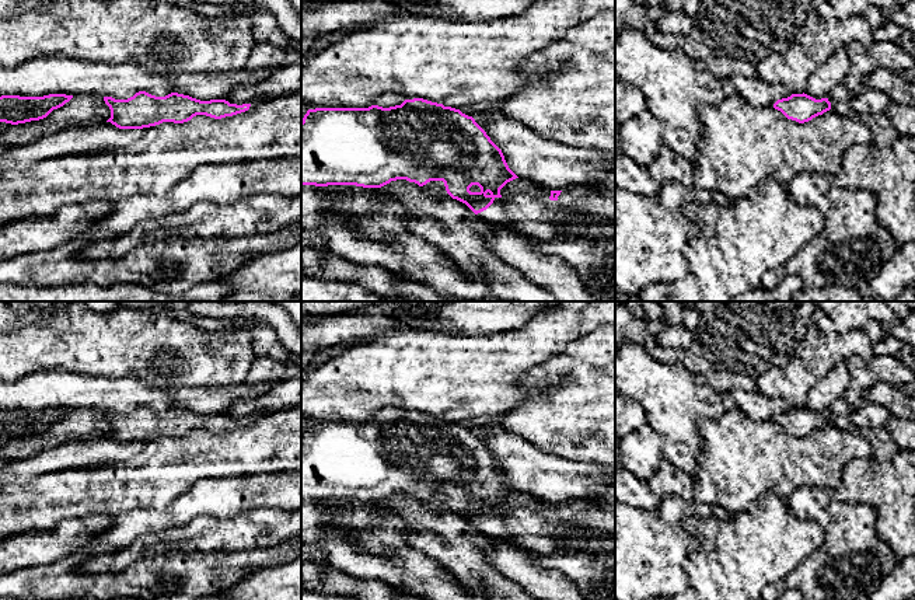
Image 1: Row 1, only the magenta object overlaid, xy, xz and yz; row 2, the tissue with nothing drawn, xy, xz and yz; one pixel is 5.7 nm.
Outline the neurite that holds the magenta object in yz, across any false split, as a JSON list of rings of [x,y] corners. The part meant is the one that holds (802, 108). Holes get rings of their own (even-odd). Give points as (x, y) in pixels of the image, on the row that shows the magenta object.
[[[792,94],[778,100],[773,108],[780,111],[787,119],[804,123],[831,109],[828,98],[816,100],[807,94]]]

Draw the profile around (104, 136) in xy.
[[[111,122],[63,129],[31,143],[7,147],[7,157],[0,158],[0,172],[28,170],[45,158],[115,150],[133,143],[140,132],[119,129]]]

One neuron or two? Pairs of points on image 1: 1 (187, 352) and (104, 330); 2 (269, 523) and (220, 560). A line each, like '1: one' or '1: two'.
1: one
2: two

